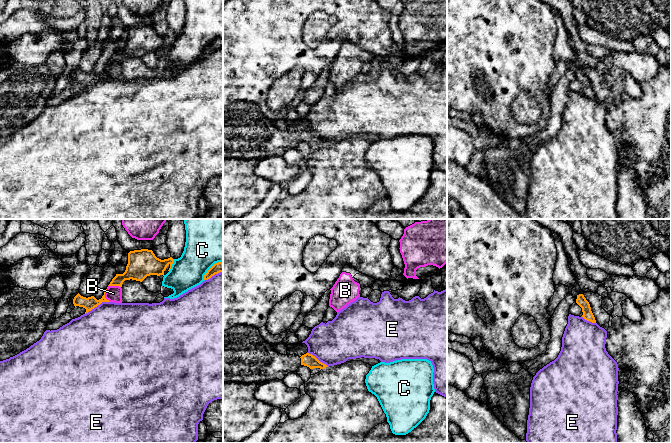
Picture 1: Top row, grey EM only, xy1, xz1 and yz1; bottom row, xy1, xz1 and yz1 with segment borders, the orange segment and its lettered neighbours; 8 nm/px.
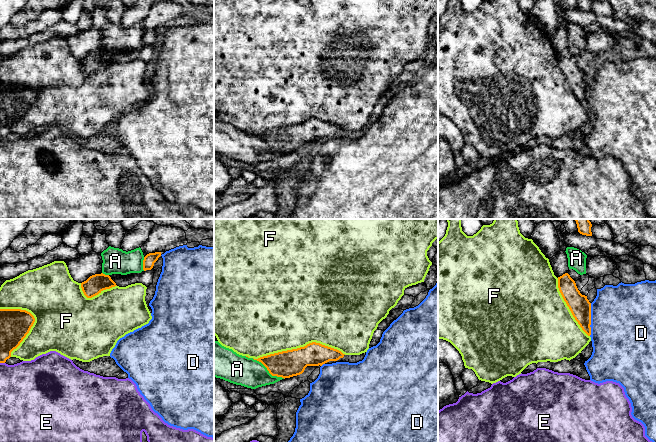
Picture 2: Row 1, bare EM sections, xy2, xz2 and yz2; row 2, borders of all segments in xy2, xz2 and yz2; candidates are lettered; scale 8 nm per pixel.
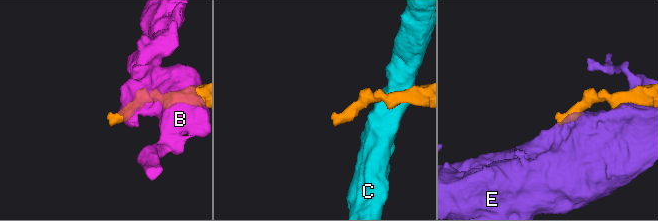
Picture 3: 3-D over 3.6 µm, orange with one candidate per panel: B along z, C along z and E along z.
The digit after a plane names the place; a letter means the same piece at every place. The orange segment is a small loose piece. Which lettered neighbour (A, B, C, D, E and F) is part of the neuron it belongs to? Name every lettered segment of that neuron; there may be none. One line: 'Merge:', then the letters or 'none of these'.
Merge: none of these

